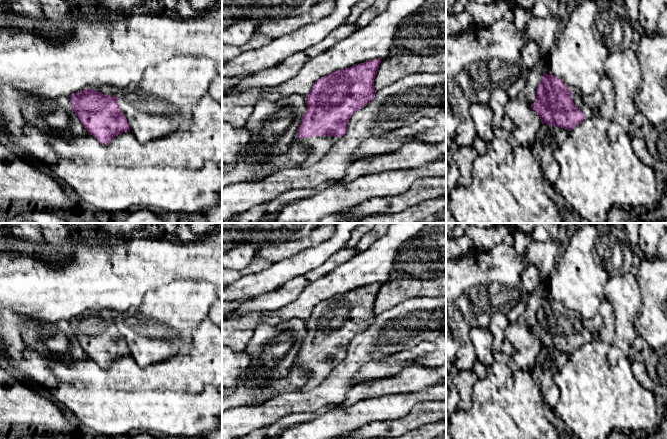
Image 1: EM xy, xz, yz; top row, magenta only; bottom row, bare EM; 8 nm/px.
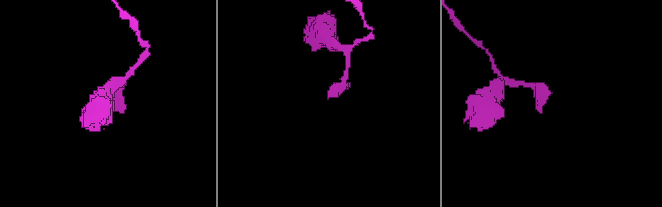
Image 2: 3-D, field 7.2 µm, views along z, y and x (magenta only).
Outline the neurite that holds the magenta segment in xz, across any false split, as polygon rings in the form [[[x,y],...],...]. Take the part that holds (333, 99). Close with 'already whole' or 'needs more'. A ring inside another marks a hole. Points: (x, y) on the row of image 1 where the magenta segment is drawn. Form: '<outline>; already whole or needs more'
[[[381,59],[368,60],[360,64],[337,70],[318,79],[305,97],[307,110],[302,115],[297,130],[298,142],[307,149],[307,157],[297,167],[308,168],[318,162],[336,142],[345,135],[352,114],[370,103],[376,90],[374,79]]]; needs more

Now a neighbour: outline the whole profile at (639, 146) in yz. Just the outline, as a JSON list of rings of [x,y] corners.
[[[634,126],[629,130],[629,136],[635,155],[643,164],[653,168],[655,160],[649,153],[641,128]]]

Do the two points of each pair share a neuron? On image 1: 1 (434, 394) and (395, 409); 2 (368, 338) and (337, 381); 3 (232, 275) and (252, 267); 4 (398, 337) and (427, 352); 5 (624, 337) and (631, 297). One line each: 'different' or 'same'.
1: same
2: same
3: same
4: different
5: same

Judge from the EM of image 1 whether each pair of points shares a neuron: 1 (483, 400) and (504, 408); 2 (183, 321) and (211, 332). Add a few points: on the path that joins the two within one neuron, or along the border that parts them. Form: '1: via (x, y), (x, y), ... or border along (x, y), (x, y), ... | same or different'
1: via (488, 400), (499, 408) | same
2: border along (207, 318), (187, 336) | different

